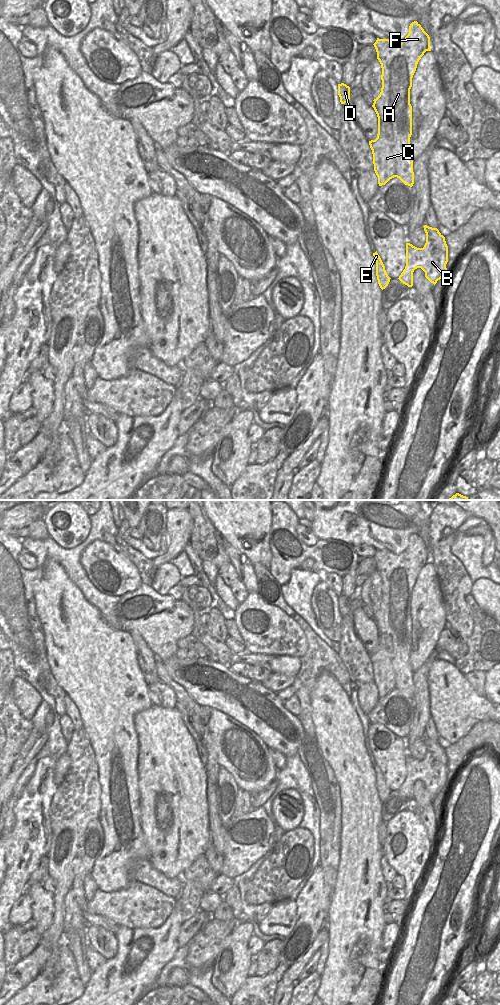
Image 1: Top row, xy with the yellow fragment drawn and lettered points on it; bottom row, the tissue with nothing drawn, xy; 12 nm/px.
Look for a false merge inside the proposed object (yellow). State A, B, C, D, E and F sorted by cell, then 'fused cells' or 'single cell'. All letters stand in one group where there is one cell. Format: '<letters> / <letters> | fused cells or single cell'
A B C D E F | single cell

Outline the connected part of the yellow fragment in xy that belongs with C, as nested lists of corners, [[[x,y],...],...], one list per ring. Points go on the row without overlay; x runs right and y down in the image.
[[[414,533],[401,554],[377,550],[373,557],[382,580],[381,604],[372,617],[378,629],[378,646],[375,652],[369,653],[374,683],[379,698],[397,689],[412,699],[414,684],[409,662],[412,647],[410,601],[419,572],[426,563],[431,563],[430,549]]]

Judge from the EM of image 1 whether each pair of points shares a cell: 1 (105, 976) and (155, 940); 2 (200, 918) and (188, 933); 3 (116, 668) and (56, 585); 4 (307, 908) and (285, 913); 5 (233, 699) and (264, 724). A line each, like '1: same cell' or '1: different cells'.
1: same cell
2: same cell
3: same cell
4: different cells
5: same cell

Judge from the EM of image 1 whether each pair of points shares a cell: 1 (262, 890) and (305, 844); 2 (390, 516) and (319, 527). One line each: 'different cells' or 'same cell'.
1: same cell
2: same cell

